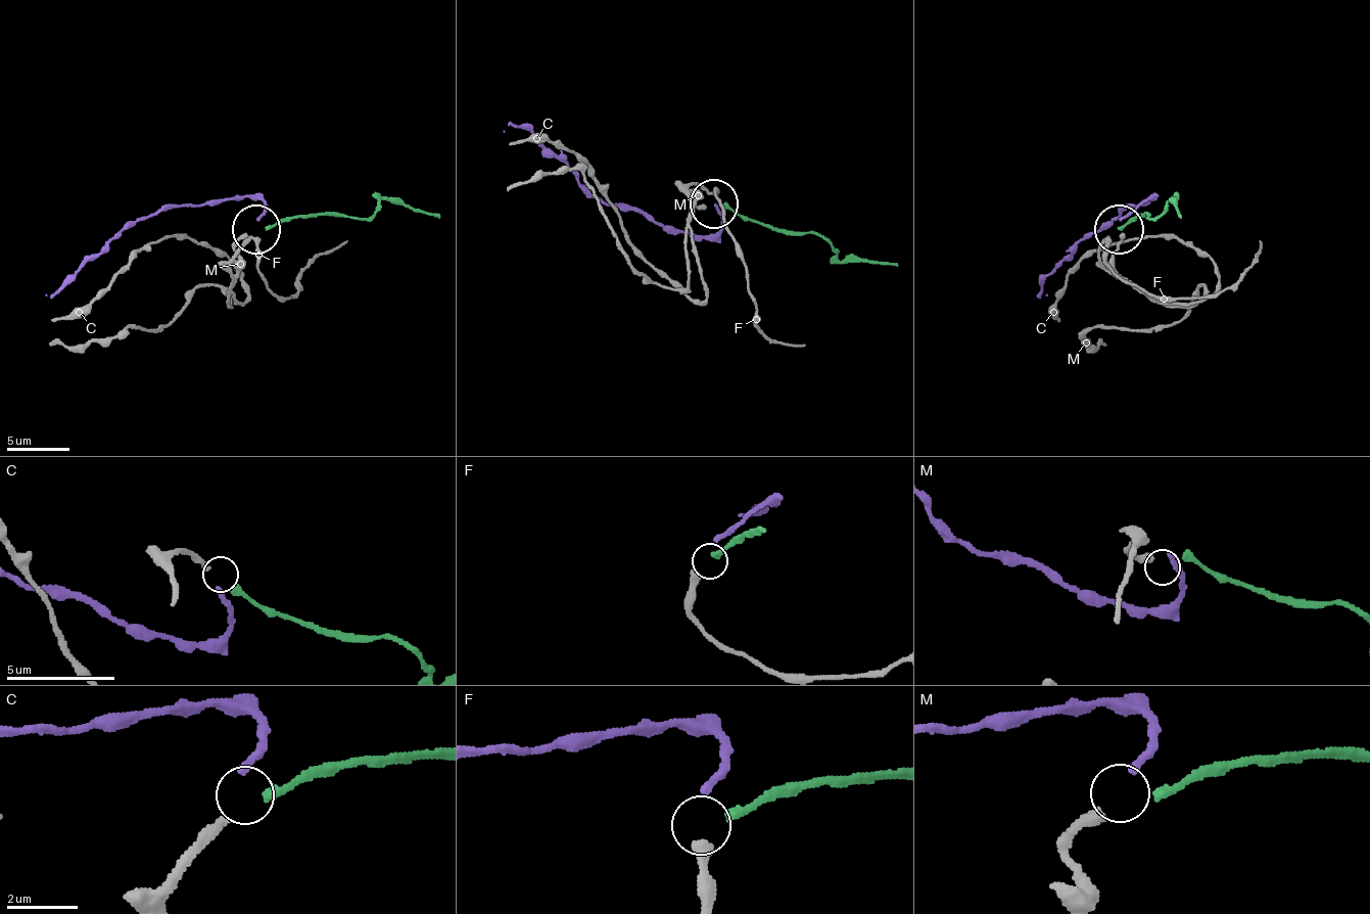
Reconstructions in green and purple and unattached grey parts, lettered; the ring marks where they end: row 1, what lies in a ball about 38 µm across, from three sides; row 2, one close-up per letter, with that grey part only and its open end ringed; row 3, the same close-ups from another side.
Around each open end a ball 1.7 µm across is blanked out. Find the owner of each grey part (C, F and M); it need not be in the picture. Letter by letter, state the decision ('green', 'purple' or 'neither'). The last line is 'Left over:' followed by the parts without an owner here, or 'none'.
C: green
F: purple
M: neither
Left over: M

